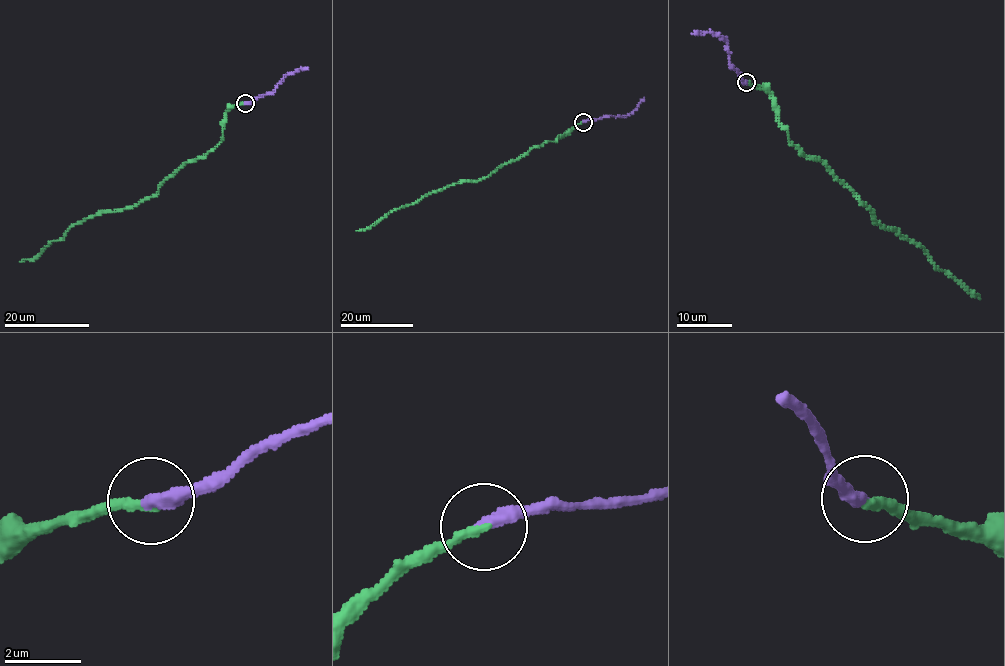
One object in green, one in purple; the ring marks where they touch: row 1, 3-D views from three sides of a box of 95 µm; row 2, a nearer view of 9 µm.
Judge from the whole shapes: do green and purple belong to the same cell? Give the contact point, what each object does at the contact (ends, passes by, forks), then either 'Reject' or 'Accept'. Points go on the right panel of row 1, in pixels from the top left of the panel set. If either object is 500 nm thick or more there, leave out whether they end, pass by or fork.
Place: (746, 82). At the ring green ends. At the ring purple ends. Accept

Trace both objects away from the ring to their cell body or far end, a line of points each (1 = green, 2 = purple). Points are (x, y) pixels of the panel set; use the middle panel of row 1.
1: (583, 121), (555, 141), (530, 149), (486, 177), (434, 190), (387, 214), (365, 229), (356, 230)
2: (583, 121), (628, 115), (643, 98)

